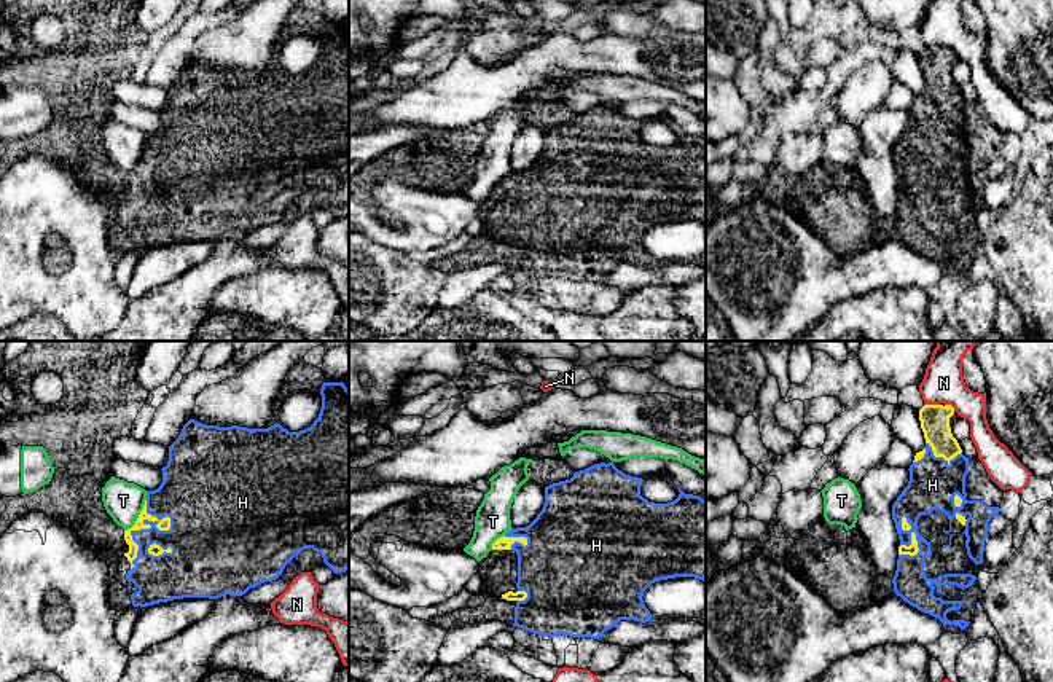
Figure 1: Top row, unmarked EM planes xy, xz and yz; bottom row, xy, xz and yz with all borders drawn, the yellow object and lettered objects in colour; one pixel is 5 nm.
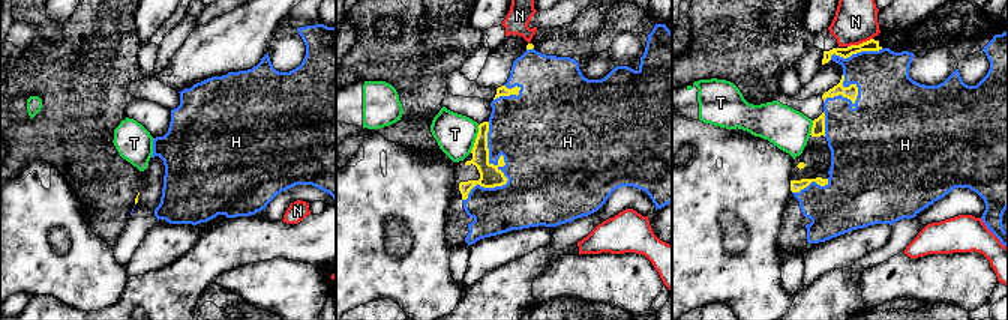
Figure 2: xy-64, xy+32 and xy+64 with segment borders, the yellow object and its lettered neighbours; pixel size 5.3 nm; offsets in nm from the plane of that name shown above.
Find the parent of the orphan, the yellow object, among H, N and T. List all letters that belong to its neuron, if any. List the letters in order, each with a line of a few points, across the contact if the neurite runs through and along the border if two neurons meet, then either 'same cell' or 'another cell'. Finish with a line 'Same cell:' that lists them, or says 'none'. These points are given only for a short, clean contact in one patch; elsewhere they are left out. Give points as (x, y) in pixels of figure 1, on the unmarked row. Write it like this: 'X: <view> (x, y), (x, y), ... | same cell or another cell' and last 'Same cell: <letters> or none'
H: another cell
N: yz (924, 47), (939, 48) | another cell
T: xy (145, 142), (137, 163), (125, 174) | another cell
Same cell: none

